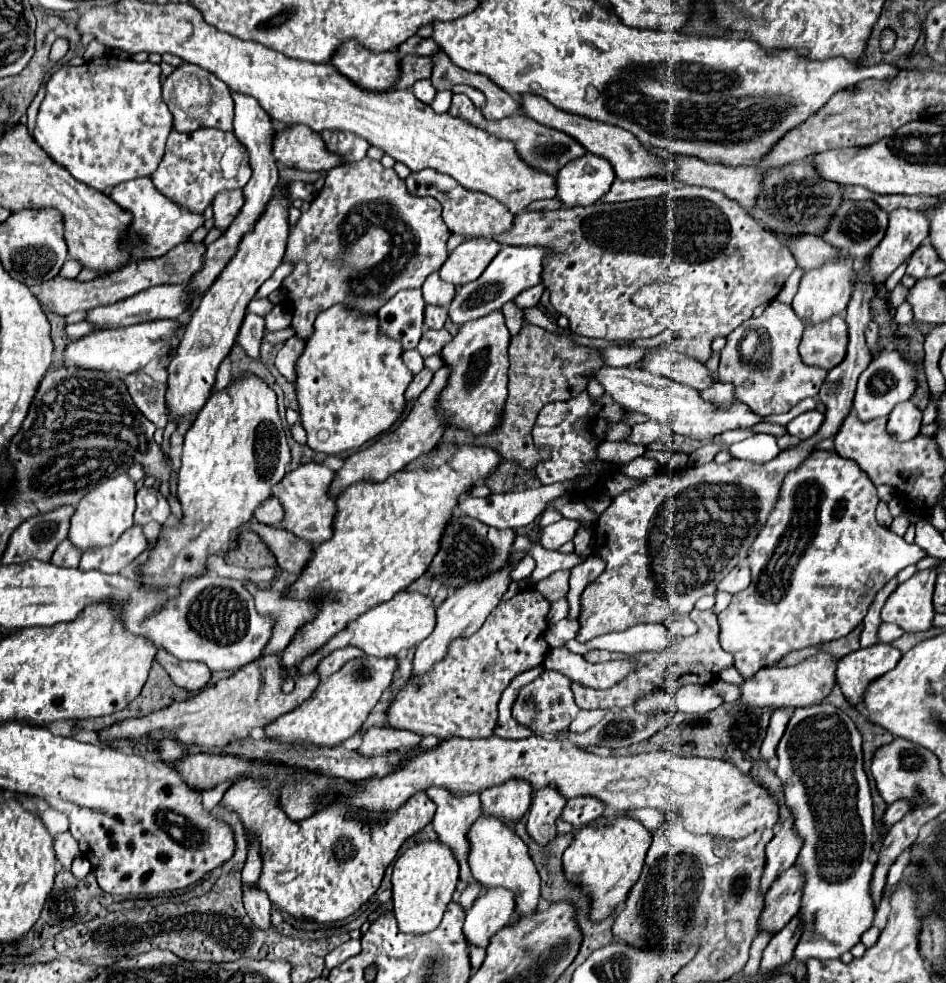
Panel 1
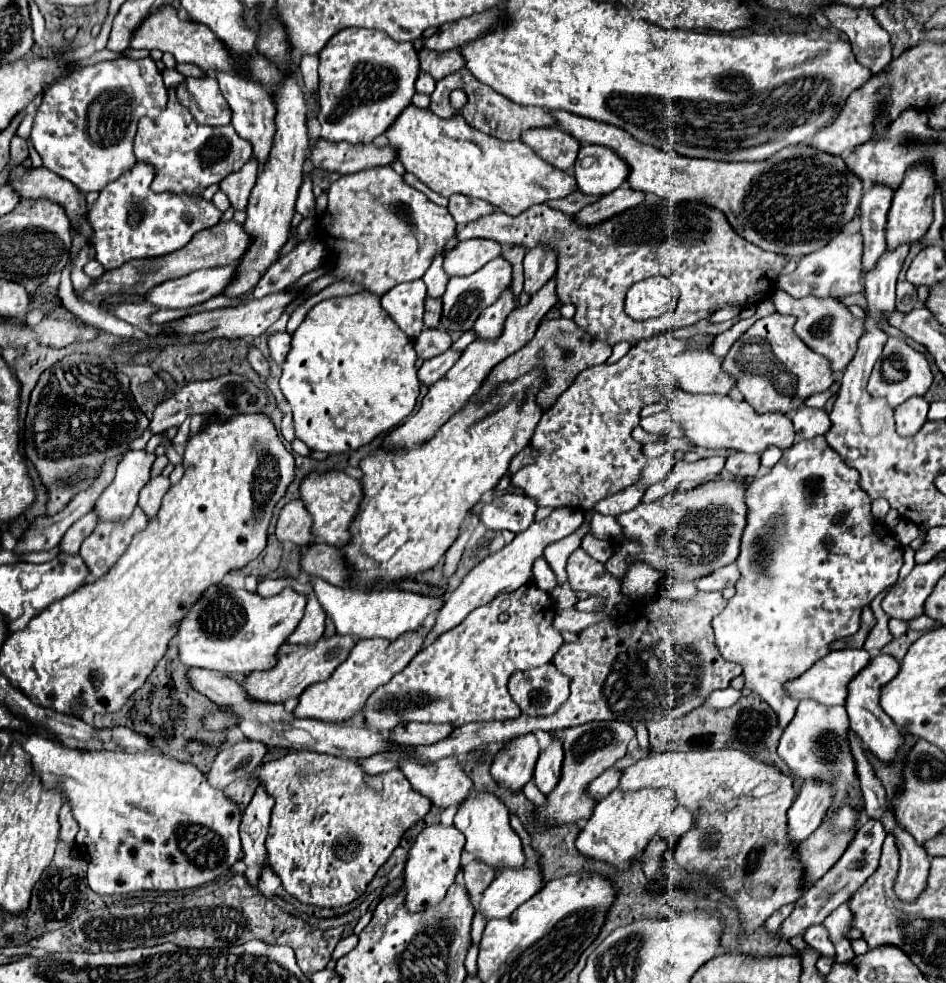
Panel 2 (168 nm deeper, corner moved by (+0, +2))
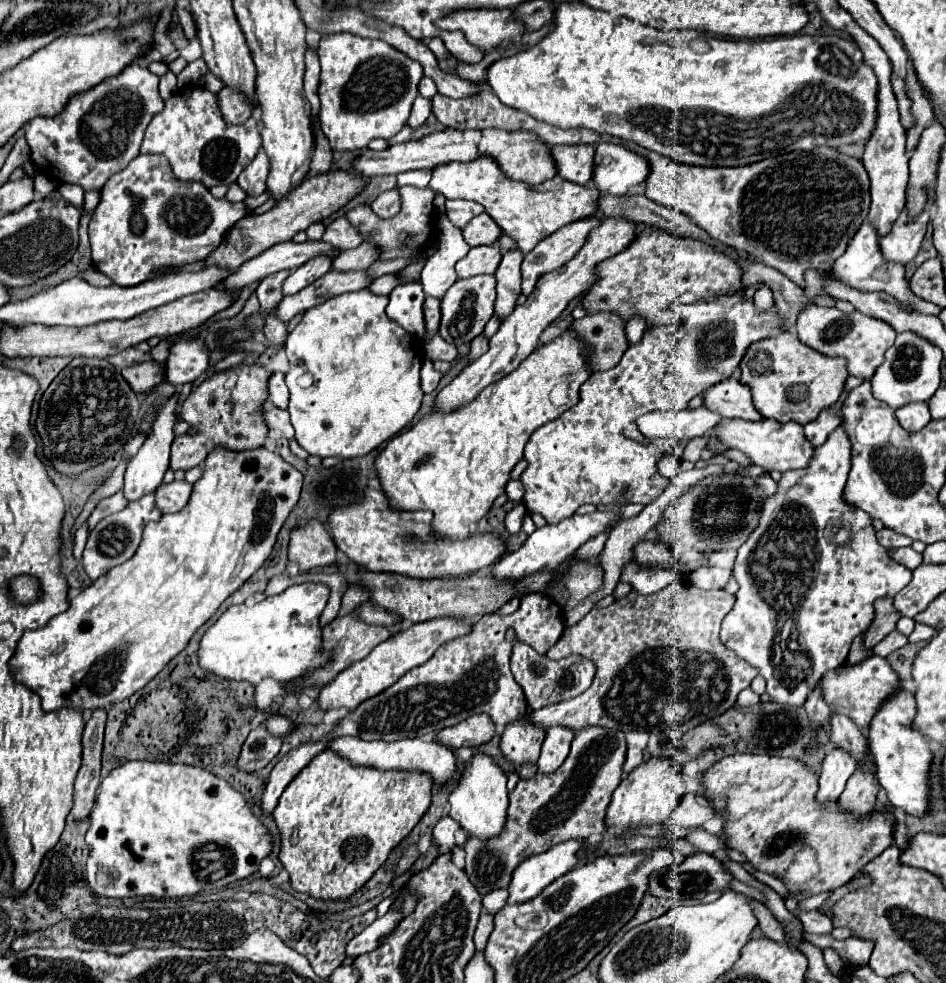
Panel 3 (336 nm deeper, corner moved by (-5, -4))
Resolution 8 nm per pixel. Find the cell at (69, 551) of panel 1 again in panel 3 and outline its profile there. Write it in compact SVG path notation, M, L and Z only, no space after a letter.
M117 492L117 494L113 494L113 496L101 500L101 502L97 504L97 508L93 510L93 514L89 516L89 528L93 528L103 516L113 514L113 512L119 512L119 510L123 510L125 506L127 506L127 498L123 496L123 492Z

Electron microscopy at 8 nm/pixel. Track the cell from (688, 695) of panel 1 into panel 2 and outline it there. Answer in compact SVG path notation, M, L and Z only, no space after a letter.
M728 686L724 690L714 690L710 694L710 698L704 698L702 706L706 706L706 708L726 708L726 706L736 704L738 698L740 698L740 692Z

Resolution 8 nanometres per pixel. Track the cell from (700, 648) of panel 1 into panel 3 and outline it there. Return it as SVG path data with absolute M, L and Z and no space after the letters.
M677 580L657 594L643 596L631 590L627 596L617 598L611 606L593 608L579 624L567 628L559 642L547 652L549 658L579 654L593 660L597 664L593 684L589 686L589 690L571 700L535 710L529 720L543 728L561 724L575 732L589 724L601 724L605 728L617 728L621 732L645 730L655 734L667 730L687 732L703 722L721 716L735 706L739 692L749 688L753 678L759 674L757 668L749 666L719 640L721 620L727 616L733 604L735 596L727 594L725 590L701 590Z

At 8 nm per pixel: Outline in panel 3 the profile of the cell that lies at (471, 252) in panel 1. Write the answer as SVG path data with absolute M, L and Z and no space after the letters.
M475 246L467 252L463 260L457 262L455 270L459 278L471 278L479 274L493 274L501 262L501 252L497 246Z

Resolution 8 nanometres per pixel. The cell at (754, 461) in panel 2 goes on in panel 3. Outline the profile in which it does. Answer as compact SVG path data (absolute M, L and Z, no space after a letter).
M767 474L767 476L759 476L759 478L755 478L757 480L757 486L761 488L761 492L765 492L767 496L771 496L771 494L775 494L775 490L777 490L777 484L775 484L775 480Z

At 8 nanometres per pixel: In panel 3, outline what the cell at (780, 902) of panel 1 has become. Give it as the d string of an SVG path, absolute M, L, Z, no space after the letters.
M871 752L859 762L853 776L847 780L845 792L841 794L839 806L853 812L855 816L867 816L877 806L877 794L881 786L875 778L875 764Z

